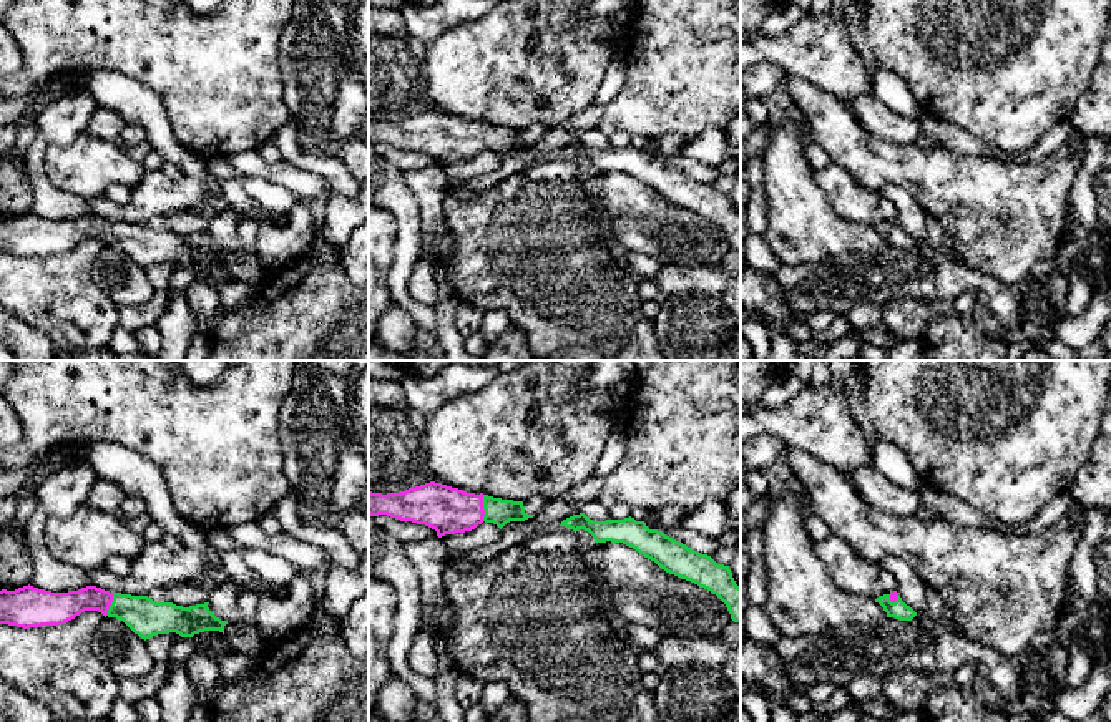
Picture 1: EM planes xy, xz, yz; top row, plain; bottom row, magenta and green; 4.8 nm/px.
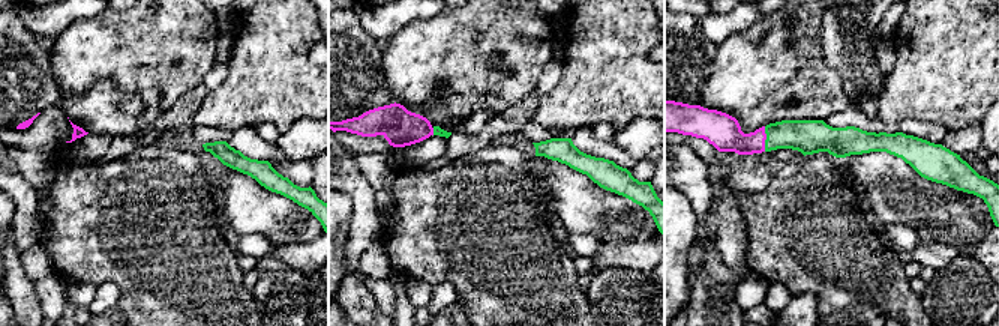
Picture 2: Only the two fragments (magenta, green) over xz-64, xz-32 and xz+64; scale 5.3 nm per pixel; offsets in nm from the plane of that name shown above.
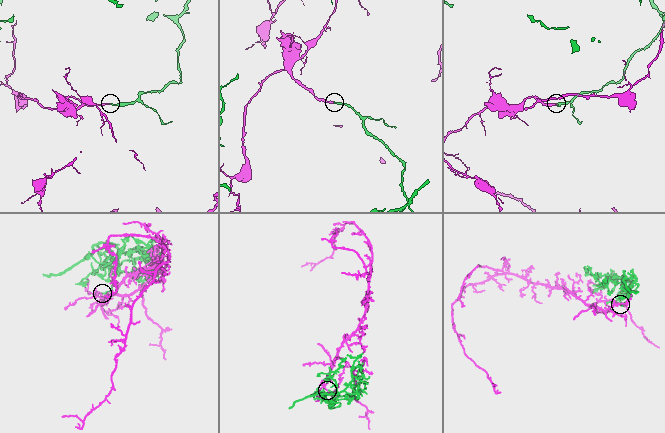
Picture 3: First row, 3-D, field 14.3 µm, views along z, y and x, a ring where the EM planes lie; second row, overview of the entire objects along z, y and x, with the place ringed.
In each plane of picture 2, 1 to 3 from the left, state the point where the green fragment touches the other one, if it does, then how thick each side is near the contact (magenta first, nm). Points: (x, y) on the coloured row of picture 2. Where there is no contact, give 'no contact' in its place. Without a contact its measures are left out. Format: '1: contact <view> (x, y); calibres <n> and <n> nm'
1: no contact
2: contact xz-32 (432, 131); calibres 200 and 50 nm
3: contact xz+64 (765, 138); calibres 190 and 180 nm

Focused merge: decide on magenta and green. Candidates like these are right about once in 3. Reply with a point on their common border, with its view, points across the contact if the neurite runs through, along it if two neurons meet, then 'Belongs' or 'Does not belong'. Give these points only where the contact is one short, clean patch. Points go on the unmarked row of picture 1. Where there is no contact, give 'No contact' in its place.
Touches magenta at xz (482, 136). Does not belong

